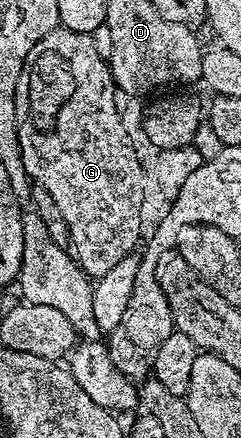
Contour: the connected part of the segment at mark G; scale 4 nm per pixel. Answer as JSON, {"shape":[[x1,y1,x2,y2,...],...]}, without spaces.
{"shape":[[58,27,46,38,42,38,26,54,26,62,22,66,20,76,16,79,16,133,18,146,22,154,22,166,26,170,29,181,38,182,58,202,58,210,62,210,62,218,66,218,66,226,70,230,70,251,84,275,89,278,105,276,113,266,118,266,122,258,133,255,137,250,136,243,140,240,140,219,144,216,144,164,136,153,136,144,120,117,120,108,116,105,118,89,112,79,112,72,105,57,100,57,100,48,96,45,97,37,86,32,75,32,66,27]]}

